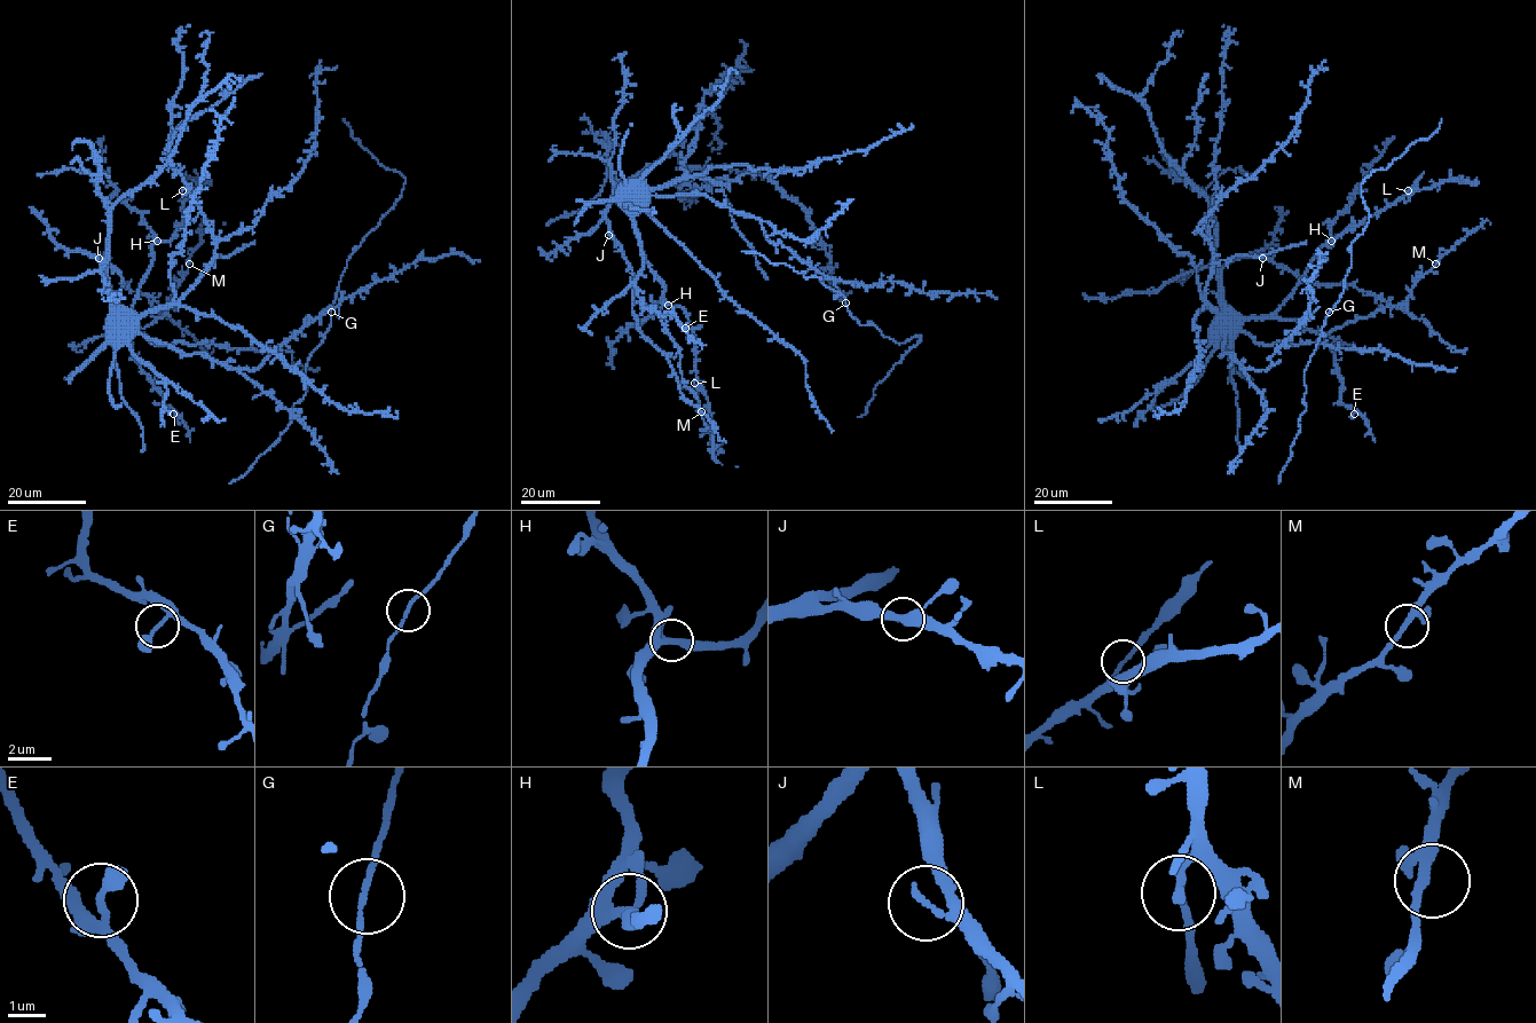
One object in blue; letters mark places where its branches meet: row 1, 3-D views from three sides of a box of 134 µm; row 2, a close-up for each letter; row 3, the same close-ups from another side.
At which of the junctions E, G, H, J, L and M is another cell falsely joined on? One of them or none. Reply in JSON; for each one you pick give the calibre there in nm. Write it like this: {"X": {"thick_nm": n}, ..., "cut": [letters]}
{"L": {"thick_nm": 150}, "cut": ["L"]}

